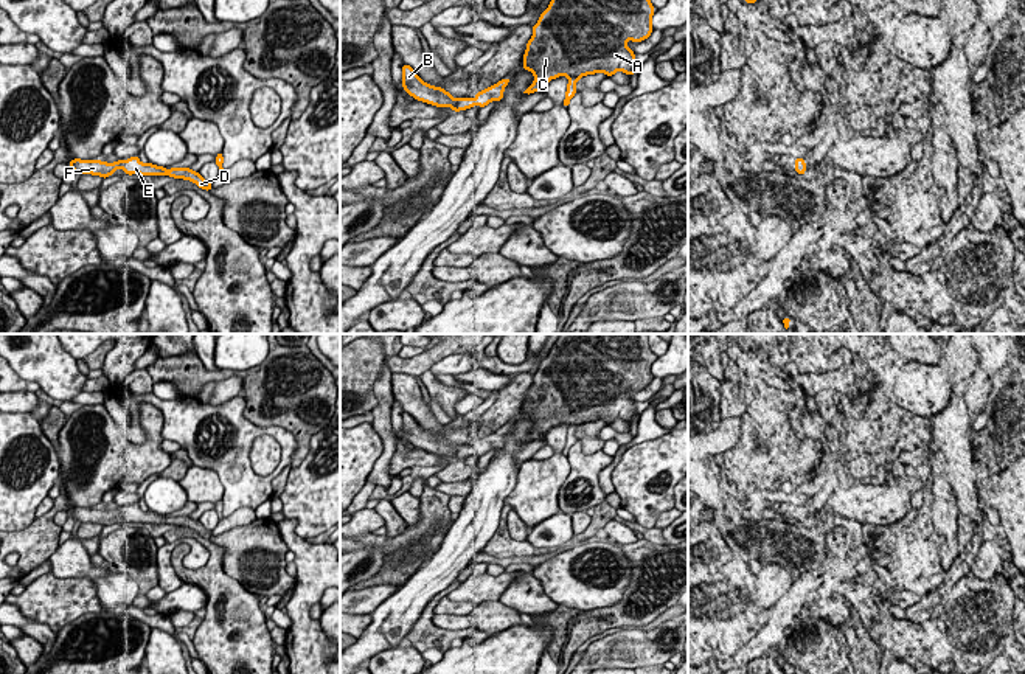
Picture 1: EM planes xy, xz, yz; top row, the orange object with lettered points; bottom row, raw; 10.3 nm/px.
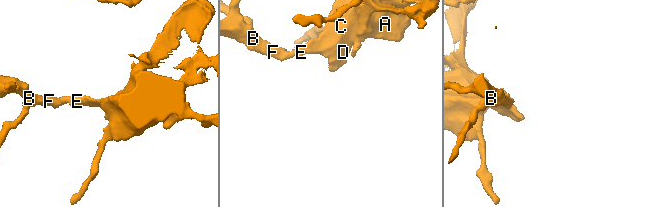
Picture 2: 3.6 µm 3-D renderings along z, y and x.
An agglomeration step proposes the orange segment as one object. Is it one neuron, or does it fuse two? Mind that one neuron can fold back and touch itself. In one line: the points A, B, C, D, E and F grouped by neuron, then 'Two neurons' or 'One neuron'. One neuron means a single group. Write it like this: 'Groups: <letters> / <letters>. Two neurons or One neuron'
Groups: A B C D E F. One neuron

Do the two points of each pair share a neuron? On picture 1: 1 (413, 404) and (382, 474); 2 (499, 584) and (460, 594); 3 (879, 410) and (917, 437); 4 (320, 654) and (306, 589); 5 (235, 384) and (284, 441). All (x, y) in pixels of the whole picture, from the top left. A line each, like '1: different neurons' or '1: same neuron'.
1: different neurons
2: same neuron
3: same neuron
4: same neuron
5: different neurons

